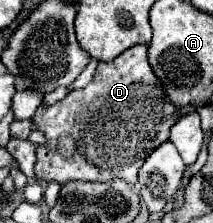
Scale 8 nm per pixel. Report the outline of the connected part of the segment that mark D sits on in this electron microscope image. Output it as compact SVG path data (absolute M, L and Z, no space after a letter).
M137 45L137 47L131 47L127 49L125 53L121 53L119 57L115 57L115 61L109 61L109 63L99 63L97 65L97 73L95 77L89 81L87 87L83 89L77 89L77 91L71 91L65 99L57 101L55 105L51 107L39 107L33 121L39 125L39 131L45 133L47 137L47 147L37 147L37 163L35 163L35 175L39 179L45 179L45 181L57 181L57 183L65 183L65 181L115 181L115 179L123 179L127 181L129 185L135 185L137 183L137 171L141 169L143 161L149 157L149 153L153 153L163 141L169 139L169 129L177 123L177 119L181 115L177 115L177 107L175 105L169 105L169 97L165 97L165 89L163 85L157 81L149 61L147 61L147 45Z

